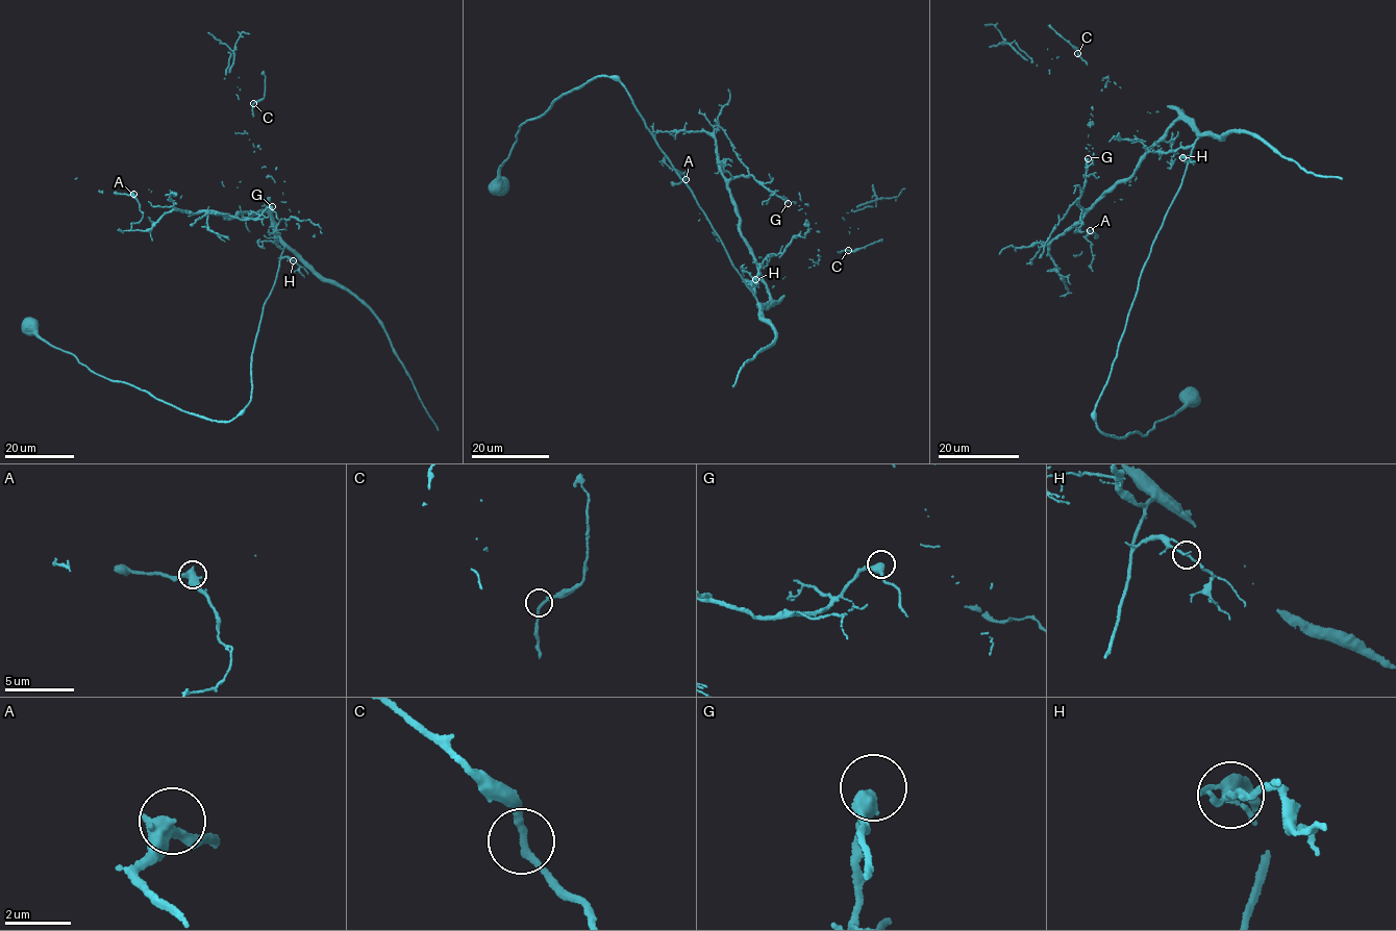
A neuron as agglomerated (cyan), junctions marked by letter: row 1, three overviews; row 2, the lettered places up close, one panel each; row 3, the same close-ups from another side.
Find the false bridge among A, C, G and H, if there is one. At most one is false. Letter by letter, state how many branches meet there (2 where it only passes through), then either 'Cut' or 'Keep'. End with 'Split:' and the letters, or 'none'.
A: Branches: 2. Keep
C: Branches: 2. Keep
G: Branches: 2. Keep
H: Branches: 2. Keep
Split: none

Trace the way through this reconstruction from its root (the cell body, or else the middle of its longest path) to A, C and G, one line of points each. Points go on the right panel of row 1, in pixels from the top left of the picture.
A: (1188, 397), (1145, 435), (1096, 427), (1196, 129), (1171, 122), (1051, 240), (1069, 293), (1092, 271), (1090, 230)
C: (1188, 397), (1145, 435), (1096, 427), (1198, 132), (1171, 122), (1083, 209), (1110, 81), (1077, 53)
G: (1188, 397), (1145, 435), (1096, 427), (1196, 129), (1171, 122), (1131, 175), (1083, 209), (1075, 200), (1088, 158)

